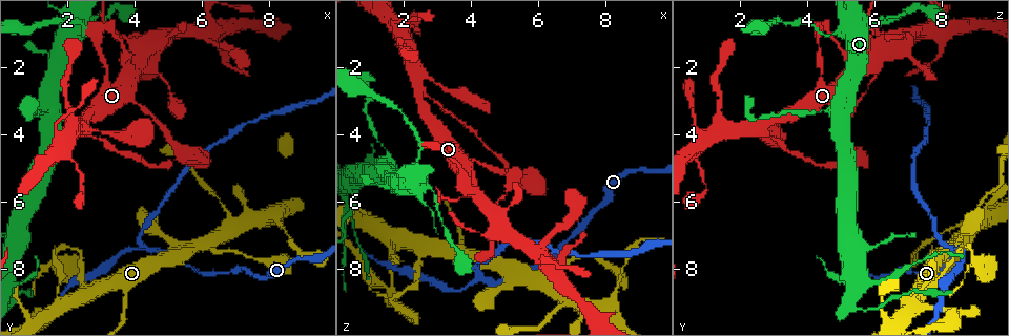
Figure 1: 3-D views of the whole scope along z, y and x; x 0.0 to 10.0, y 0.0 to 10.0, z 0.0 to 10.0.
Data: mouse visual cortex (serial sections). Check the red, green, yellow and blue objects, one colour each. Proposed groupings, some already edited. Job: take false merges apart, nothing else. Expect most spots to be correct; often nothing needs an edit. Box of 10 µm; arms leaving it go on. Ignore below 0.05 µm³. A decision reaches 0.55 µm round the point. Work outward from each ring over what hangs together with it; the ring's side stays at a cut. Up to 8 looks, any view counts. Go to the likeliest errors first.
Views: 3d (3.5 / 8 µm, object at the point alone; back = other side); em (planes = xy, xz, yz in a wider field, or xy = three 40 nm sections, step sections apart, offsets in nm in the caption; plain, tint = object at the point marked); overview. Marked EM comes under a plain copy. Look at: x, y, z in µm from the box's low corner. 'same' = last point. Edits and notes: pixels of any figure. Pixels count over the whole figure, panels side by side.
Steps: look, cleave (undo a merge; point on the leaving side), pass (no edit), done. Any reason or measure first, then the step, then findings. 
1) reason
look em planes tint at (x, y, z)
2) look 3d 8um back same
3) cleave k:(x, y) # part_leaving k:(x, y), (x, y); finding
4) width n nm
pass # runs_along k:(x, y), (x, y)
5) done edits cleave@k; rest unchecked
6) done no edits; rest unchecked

three-way junction
look 3d 8um at (1.50, 3.25, 4.95)

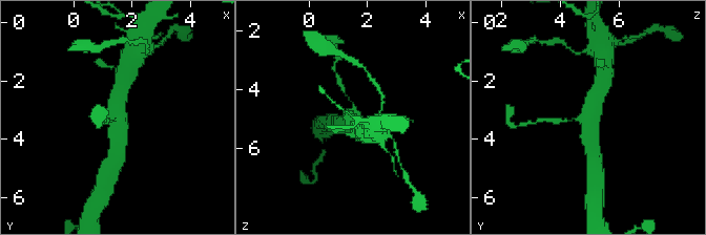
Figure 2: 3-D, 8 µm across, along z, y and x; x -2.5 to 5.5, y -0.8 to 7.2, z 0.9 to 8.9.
zoom in
look 3d 3.5um same

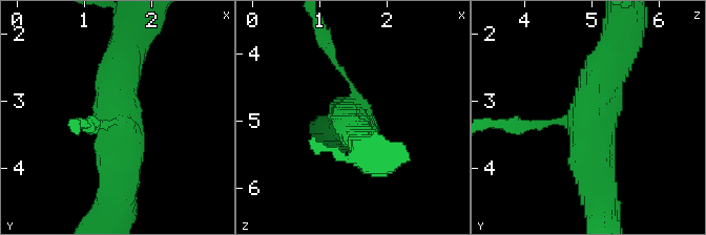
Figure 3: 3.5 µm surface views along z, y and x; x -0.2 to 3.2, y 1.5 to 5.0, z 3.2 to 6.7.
pass # runs_along 3:(614, 55), (593, 120), (598, 194); all the same cell

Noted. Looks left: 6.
abrupt turn
look 3d 8um at (1.80, 7.95, 9.10)

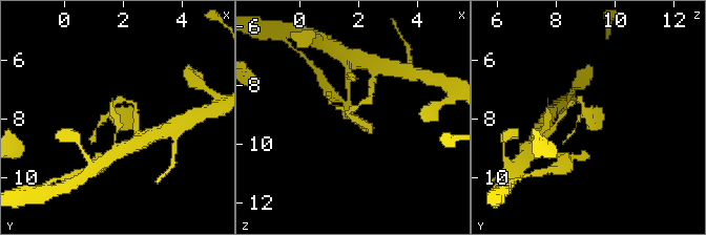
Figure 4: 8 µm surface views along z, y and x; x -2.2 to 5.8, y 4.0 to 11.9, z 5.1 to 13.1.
zoom in
look 3d 3.5um back same

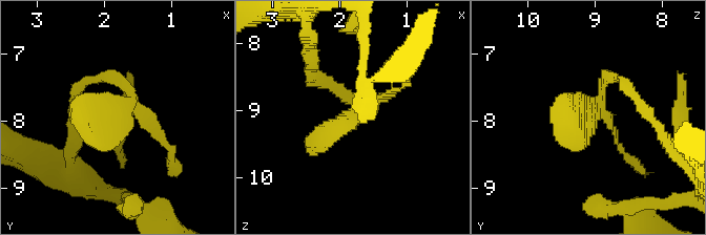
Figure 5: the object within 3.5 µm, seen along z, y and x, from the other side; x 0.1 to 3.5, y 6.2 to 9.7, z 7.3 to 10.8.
now the EM
look em xy step 5 tint at (1.90, 7.90, 9.15)

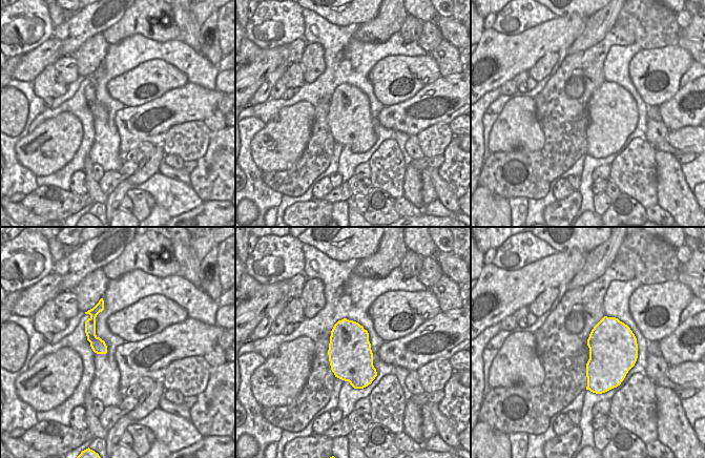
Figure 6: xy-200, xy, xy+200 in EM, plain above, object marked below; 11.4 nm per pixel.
pass # runs_along 5:(613, 78), (585, 116), (551, 110); continuous, no second cell

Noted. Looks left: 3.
thick turns thin
look 3d 8um at (4.00, 2.05, 5.65)

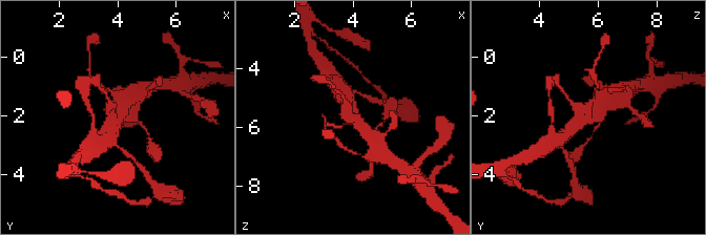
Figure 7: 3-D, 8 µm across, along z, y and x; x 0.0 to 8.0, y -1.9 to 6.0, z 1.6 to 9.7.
look 3d 3.5um same

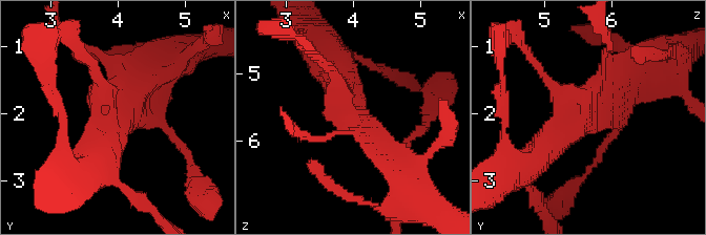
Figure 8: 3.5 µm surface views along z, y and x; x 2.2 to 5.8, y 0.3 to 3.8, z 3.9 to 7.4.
pass # one cell here

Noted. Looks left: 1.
done no edits; rest unchecked

